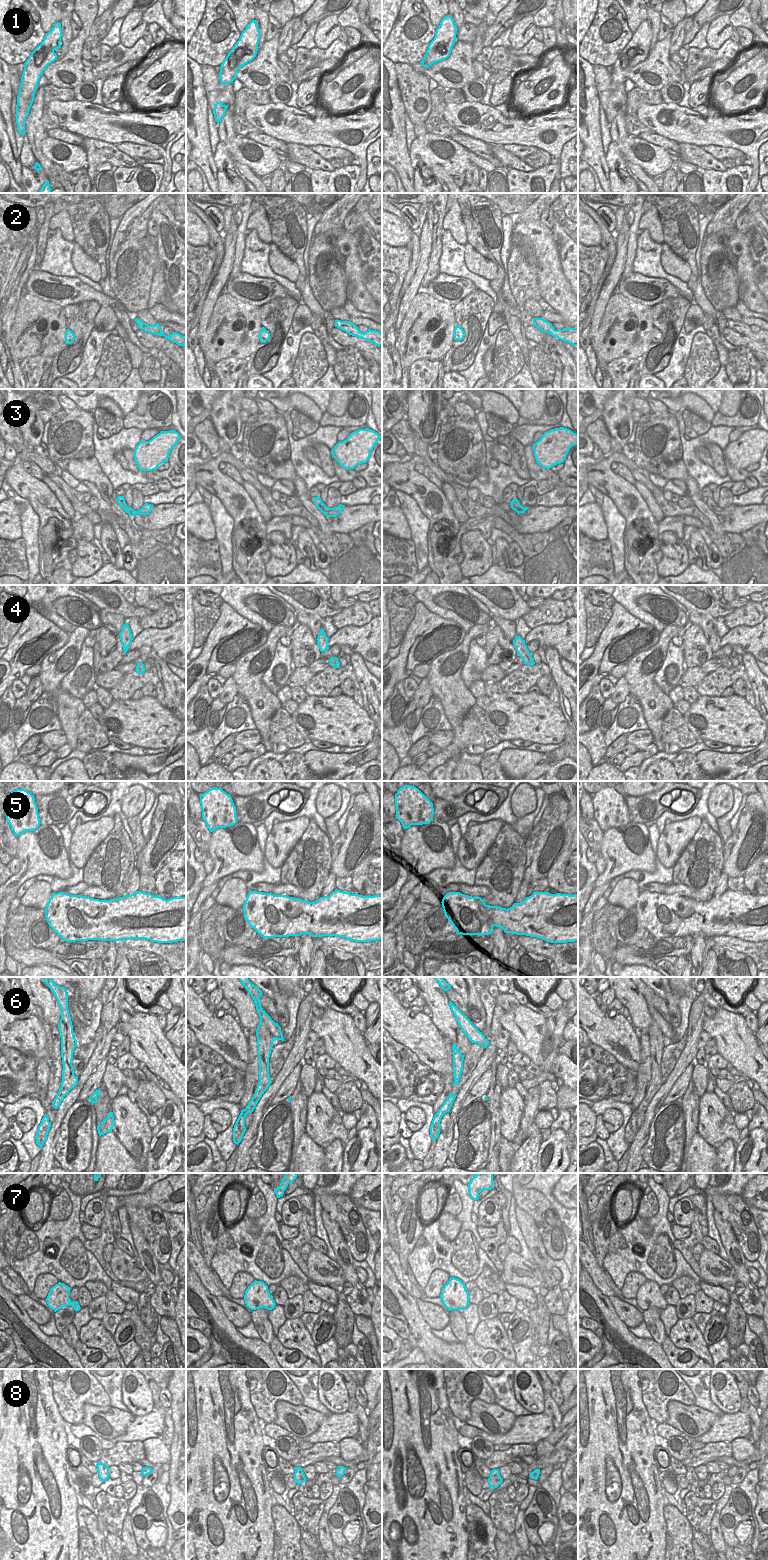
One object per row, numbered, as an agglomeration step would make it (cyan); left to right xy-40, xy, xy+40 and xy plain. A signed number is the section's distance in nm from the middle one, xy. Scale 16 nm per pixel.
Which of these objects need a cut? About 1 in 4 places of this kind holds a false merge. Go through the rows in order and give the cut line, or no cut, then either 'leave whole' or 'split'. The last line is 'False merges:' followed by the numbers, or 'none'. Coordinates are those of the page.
1: no cut; leave whole
2: no cut; leave whole
3: no cut; leave whole
4: no cut; leave whole
5: no cut; leave whole
6: cut in xy along (260, 1017), (274, 1038); split
7: no cut; leave whole
8: no cut; leave whole
False merges: 6

